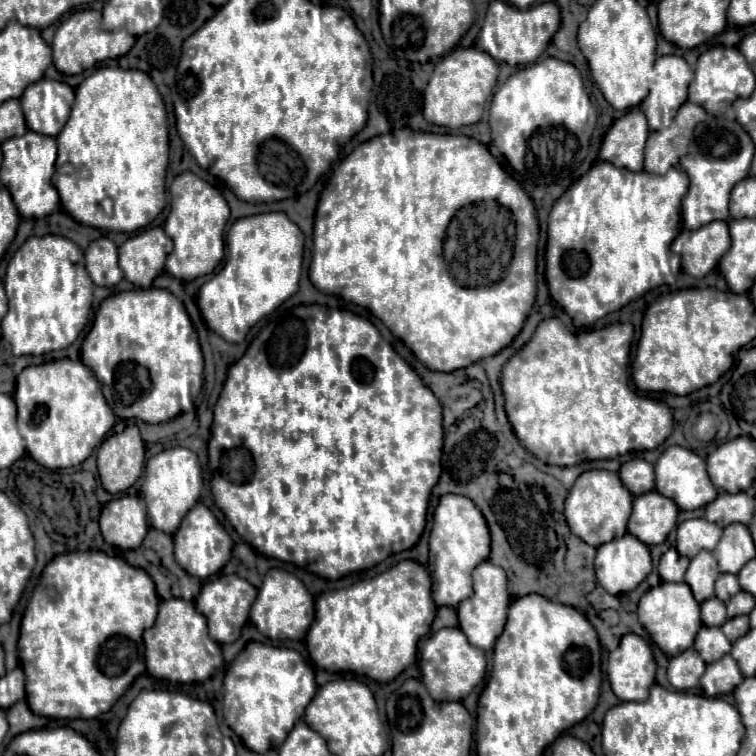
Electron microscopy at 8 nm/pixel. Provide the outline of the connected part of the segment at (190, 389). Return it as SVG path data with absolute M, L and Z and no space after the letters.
M135 288L105 298L83 340L81 360L95 372L111 410L119 418L139 418L149 424L167 422L194 409L194 400L203 386L203 354L197 332L181 300L165 288Z

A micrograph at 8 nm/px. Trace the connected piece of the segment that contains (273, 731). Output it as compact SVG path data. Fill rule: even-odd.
M249 642L227 668L223 680L223 720L253 752L279 748L315 696L313 668L297 650Z

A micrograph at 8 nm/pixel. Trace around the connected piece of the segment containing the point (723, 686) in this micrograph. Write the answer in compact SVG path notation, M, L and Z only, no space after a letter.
M731 654L723 656L717 662L707 664L703 676L701 676L701 688L707 696L719 696L719 694L729 694L733 688L743 680L743 674L733 660Z

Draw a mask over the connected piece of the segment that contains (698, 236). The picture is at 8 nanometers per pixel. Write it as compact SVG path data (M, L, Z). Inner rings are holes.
M713 220L697 230L683 230L671 244L671 250L681 256L681 268L695 278L711 272L731 246L727 228L727 222Z

